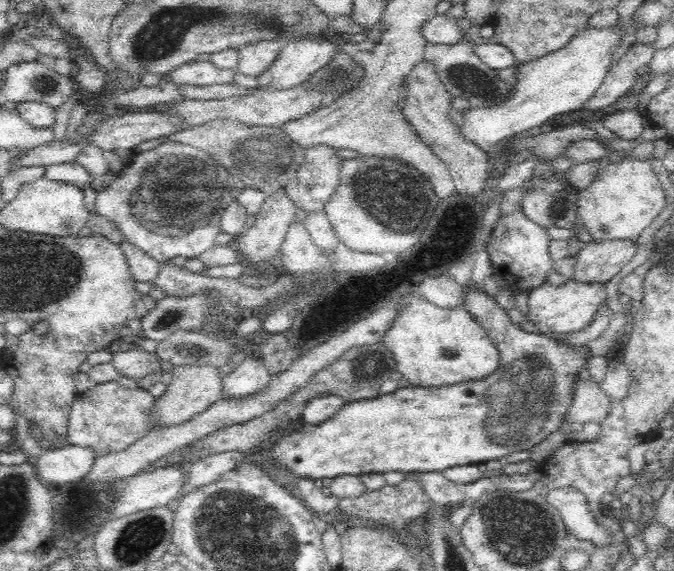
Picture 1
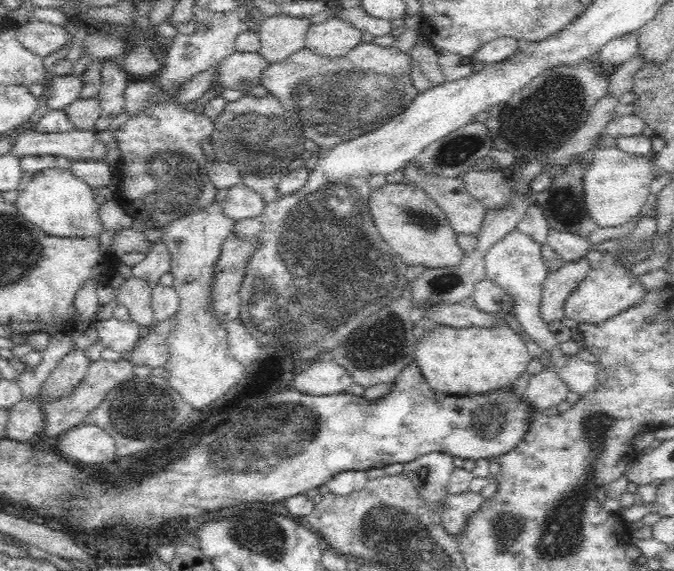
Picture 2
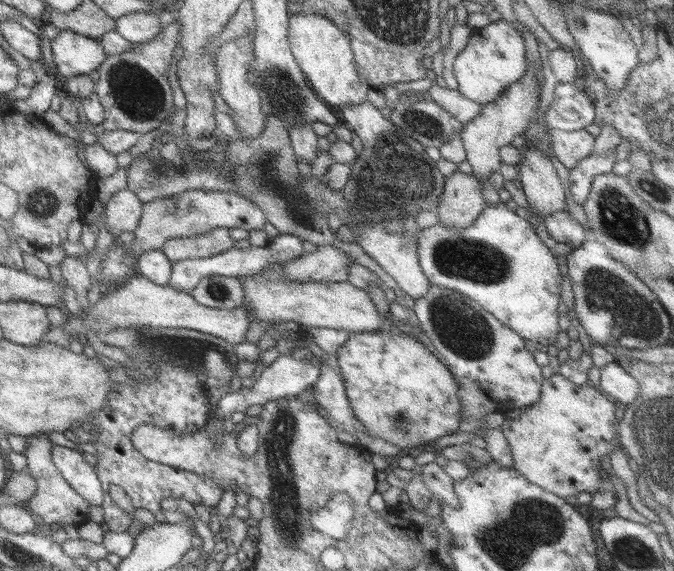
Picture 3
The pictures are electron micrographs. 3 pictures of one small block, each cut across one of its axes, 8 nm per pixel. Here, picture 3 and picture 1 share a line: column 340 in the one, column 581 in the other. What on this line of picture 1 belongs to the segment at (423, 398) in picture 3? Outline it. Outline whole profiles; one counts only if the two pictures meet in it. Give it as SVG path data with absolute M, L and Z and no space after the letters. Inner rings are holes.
M464 285L463 297L465 309L486 329L498 349L499 367L492 374L442 387L424 388L410 385L392 393L381 394L375 399L345 403L332 418L324 420L322 424L305 424L296 432L278 436L275 445L267 449L267 454L299 478L308 477L312 481L333 479L342 475L360 476L384 472L442 473L453 466L480 465L490 460L504 460L512 452L530 450L552 432L556 432L572 406L576 378L578 374L582 374L588 358L591 358L587 347L574 347L566 341L520 329L518 324L514 325L510 321L506 309L502 309L483 288Z

